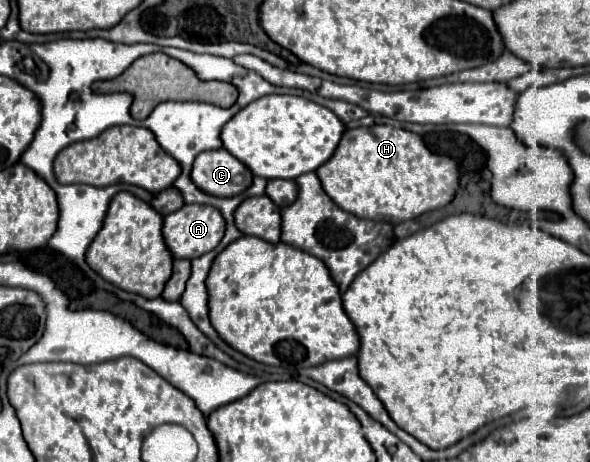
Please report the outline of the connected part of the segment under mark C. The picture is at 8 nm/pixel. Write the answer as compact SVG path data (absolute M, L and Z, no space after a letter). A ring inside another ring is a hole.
M224 148L202 152L194 160L192 182L210 196L236 196L252 184L252 172Z

